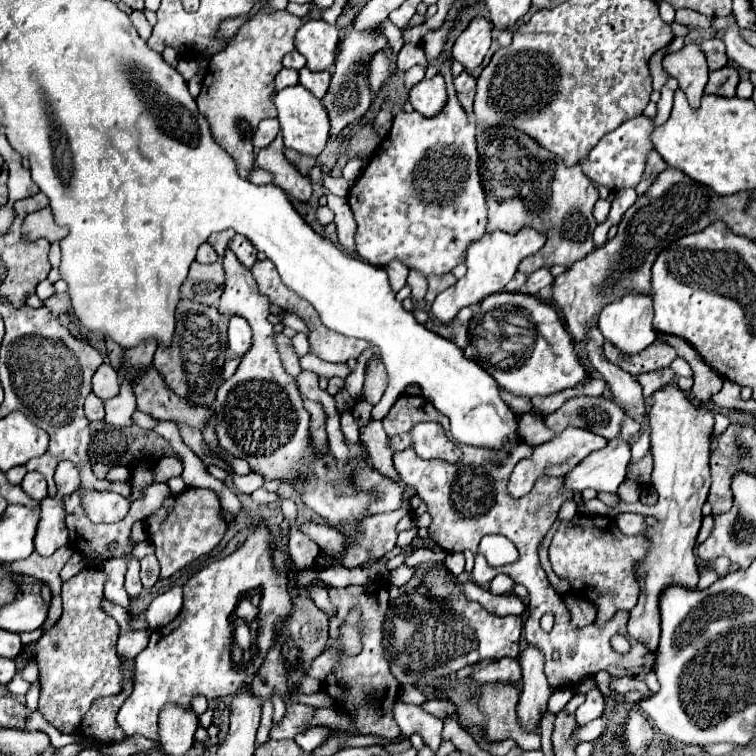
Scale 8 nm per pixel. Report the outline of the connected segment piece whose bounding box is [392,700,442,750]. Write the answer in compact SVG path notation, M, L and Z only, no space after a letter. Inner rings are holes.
M396 700L394 708L392 708L394 720L400 726L400 734L402 736L412 736L412 734L420 734L424 744L430 746L432 750L438 750L440 742L442 742L442 720L430 716L428 712L424 712L420 706L414 704L404 704L402 700Z

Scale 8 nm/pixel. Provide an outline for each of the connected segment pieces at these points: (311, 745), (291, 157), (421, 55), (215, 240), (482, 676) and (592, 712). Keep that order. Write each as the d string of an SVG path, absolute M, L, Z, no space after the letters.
M312 726L312 728L308 728L308 730L304 730L304 732L300 732L300 734L296 736L296 744L298 744L304 752L312 752L312 750L316 750L320 744L326 742L328 734L330 734L330 730L328 730L326 726Z
M284 147L284 154L290 162L296 165L299 172L306 177L309 177L310 169L317 164L315 158L302 155L293 149Z
M406 43L397 56L397 69L405 72L415 65L428 67L425 53L419 44Z
M222 230L222 232L216 232L216 234L210 234L210 238L208 238L208 242L214 246L214 250L218 252L218 258L222 258L222 254L224 254L224 250L226 250L226 246L228 246L228 242L234 238L234 230Z
M516 658L482 660L476 664L470 678L474 678L478 684L492 684L498 680L506 682L506 684L514 684L522 678L522 668Z
M594 688L588 692L586 702L576 710L576 720L578 720L578 724L588 724L588 722L600 718L602 710L604 710L604 698L602 698L600 690Z

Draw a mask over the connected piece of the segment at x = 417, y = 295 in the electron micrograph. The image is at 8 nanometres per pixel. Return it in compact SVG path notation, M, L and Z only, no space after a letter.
M410 270L406 284L408 284L408 286L410 286L410 290L412 290L410 298L412 298L414 302L422 302L422 300L424 300L424 296L426 296L426 278L424 278L420 272Z

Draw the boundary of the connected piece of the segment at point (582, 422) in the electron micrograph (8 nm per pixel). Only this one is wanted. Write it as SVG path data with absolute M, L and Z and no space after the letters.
M602 396L570 398L568 402L562 404L560 410L548 414L544 420L546 426L552 428L556 434L560 434L568 426L578 426L598 436L604 436L606 440L614 438L630 440L630 436L636 434L638 430L638 426L628 430L626 422L630 420L630 416L626 416L624 410L614 400L606 400Z

